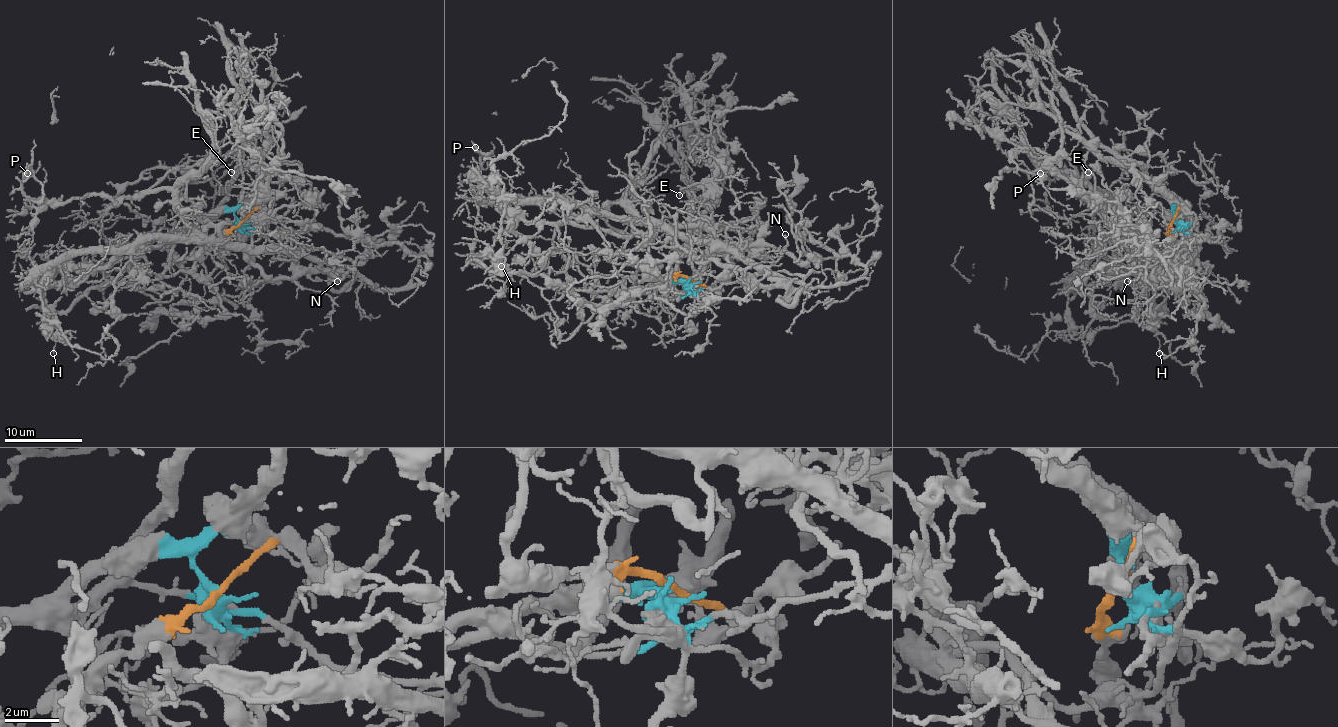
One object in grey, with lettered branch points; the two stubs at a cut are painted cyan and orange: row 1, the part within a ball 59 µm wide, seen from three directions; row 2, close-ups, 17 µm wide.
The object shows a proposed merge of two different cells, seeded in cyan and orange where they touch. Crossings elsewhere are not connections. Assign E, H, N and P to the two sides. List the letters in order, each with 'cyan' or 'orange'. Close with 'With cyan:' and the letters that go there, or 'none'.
E: cyan
H: cyan
N: orange
P: orange
With cyan: E, H

